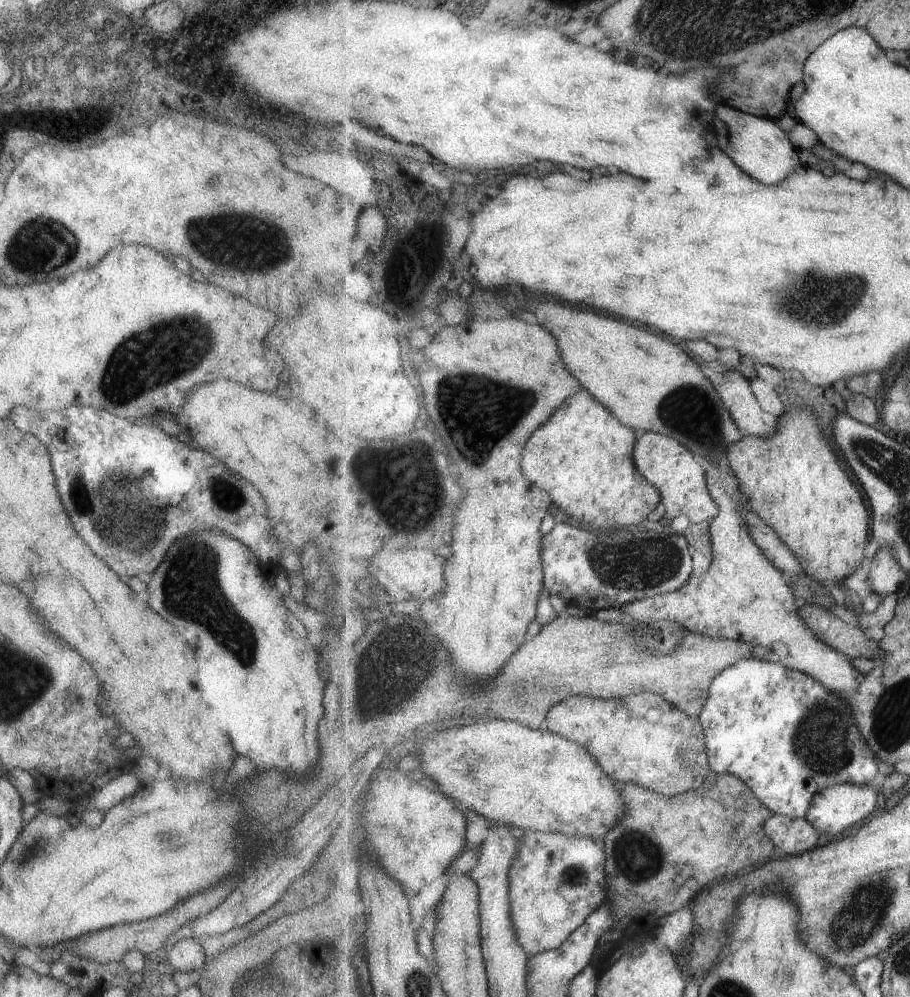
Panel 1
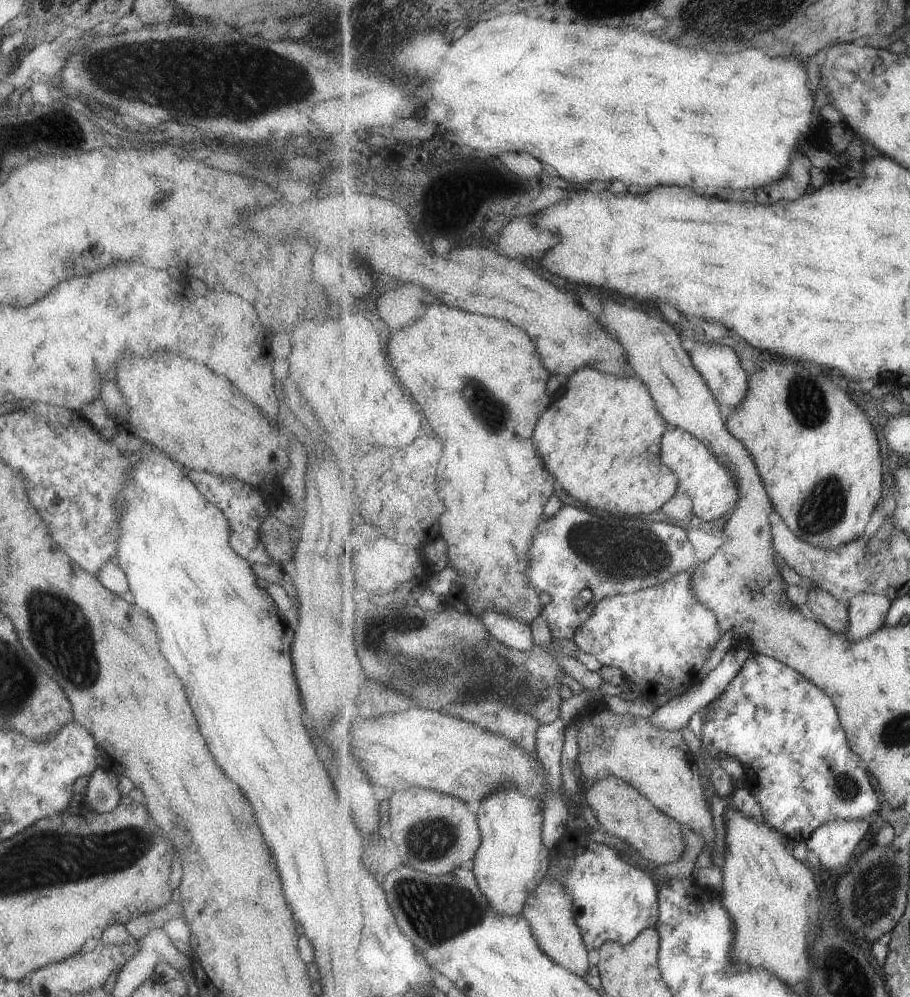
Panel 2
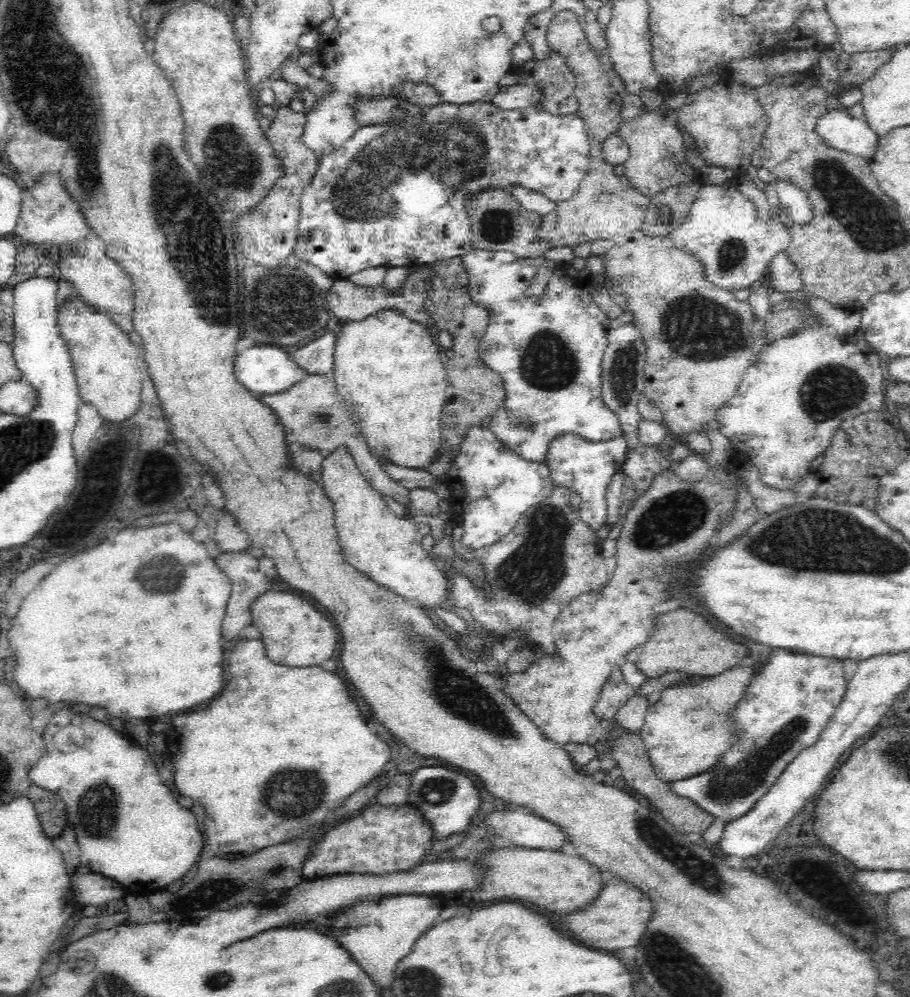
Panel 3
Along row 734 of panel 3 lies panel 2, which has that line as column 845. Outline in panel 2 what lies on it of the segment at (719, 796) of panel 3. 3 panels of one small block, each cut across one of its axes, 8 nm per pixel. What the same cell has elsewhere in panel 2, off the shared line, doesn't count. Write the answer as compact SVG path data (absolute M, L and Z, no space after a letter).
M753 654L743 665L741 672L733 678L731 684L725 689L725 692L711 702L707 708L710 711L704 719L701 743L708 752L709 757L713 760L713 765L719 764L719 760L717 759L727 757L738 758L744 764L746 770L746 788L749 788L759 801L767 822L781 833L789 835L797 842L806 842L827 821L840 821L843 819L859 820L867 818L869 814L873 814L875 810L879 810L879 802L881 800L877 796L877 790L871 784L871 778L869 778L869 772L867 772L865 762L849 746L849 740L845 736L845 730L843 730L843 726L839 722L839 713L836 704L821 687L818 687L793 667L787 666L784 662L773 657L768 657L767 655Z

